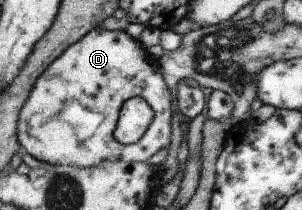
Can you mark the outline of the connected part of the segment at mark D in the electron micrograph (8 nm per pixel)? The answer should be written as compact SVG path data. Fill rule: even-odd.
M94 29L92 33L88 33L88 37L72 45L40 77L32 97L20 116L19 140L21 145L36 159L50 163L50 165L76 165L76 167L93 168L114 161L133 164L145 162L150 157L154 157L156 153L160 153L161 149L168 149L172 145L172 139L174 139L172 96L172 89L164 77L163 69L160 69L158 60L154 59L148 48L144 48L138 39L134 39L125 30ZM56 89L66 89L66 93L62 93L60 97L52 97ZM137 97L143 97L148 101L156 112L156 117L142 141L135 144L123 144L116 139L115 134L119 126L119 118L122 117L126 103Z

